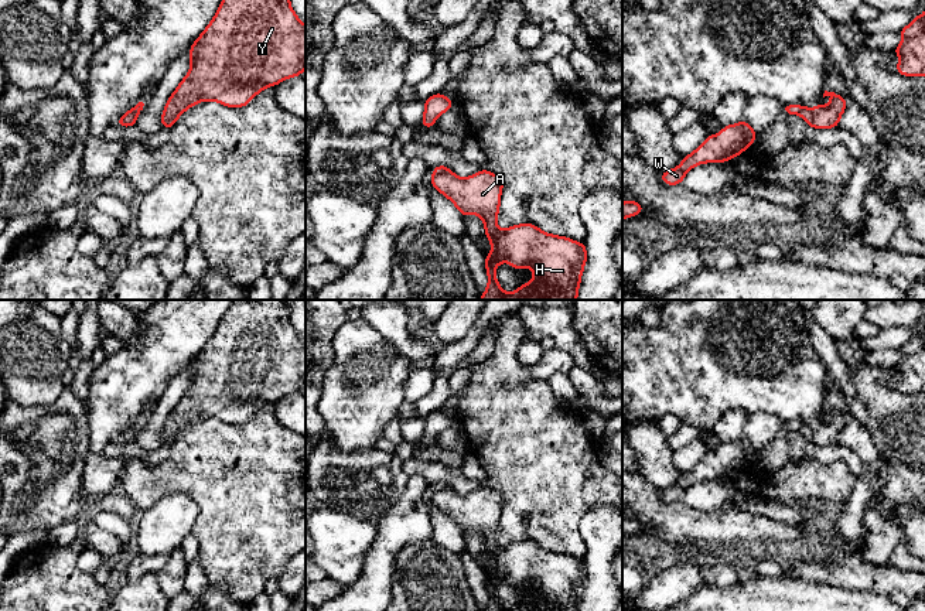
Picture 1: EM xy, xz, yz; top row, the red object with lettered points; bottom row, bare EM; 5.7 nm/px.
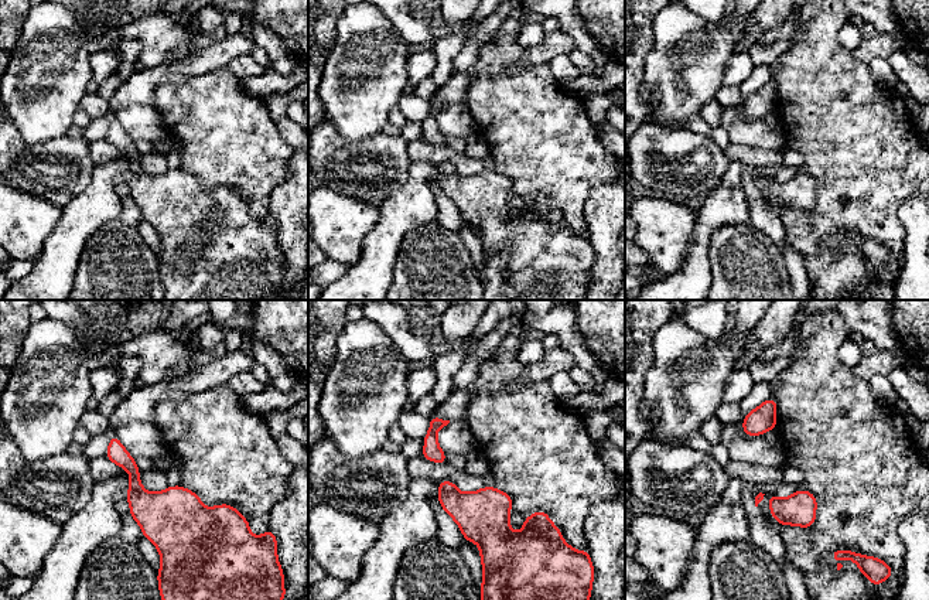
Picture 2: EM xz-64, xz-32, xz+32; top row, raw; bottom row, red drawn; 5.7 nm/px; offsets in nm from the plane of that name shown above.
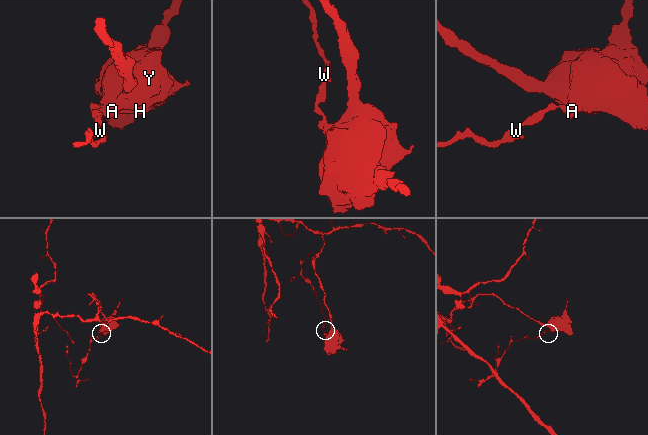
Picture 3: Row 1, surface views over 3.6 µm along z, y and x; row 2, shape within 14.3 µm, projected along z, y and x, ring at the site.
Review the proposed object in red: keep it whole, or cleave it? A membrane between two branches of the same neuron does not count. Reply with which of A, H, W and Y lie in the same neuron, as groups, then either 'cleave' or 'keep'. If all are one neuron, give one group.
A H Y / W | cleave

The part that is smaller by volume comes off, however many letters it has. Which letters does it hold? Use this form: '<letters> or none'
W

